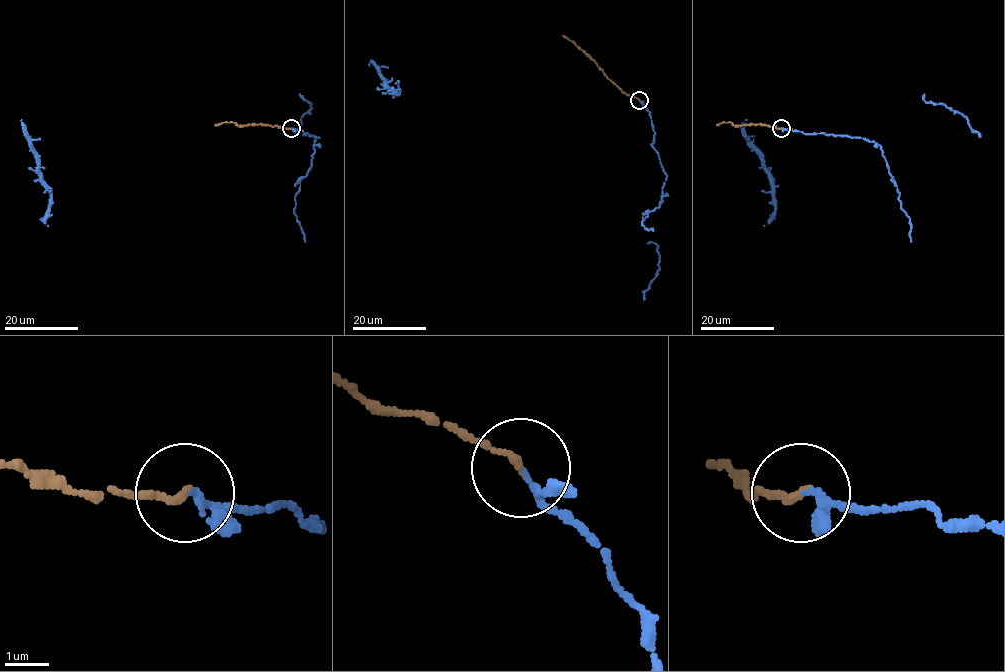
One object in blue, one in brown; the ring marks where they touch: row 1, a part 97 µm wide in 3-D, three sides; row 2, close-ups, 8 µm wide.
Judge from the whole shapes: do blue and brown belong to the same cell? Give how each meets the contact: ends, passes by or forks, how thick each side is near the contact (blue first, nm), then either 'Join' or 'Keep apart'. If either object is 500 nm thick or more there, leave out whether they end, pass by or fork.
At the ring blue passes by. At the ring brown ends. Thickness 110 nm (blue) against 150 nm. Join

